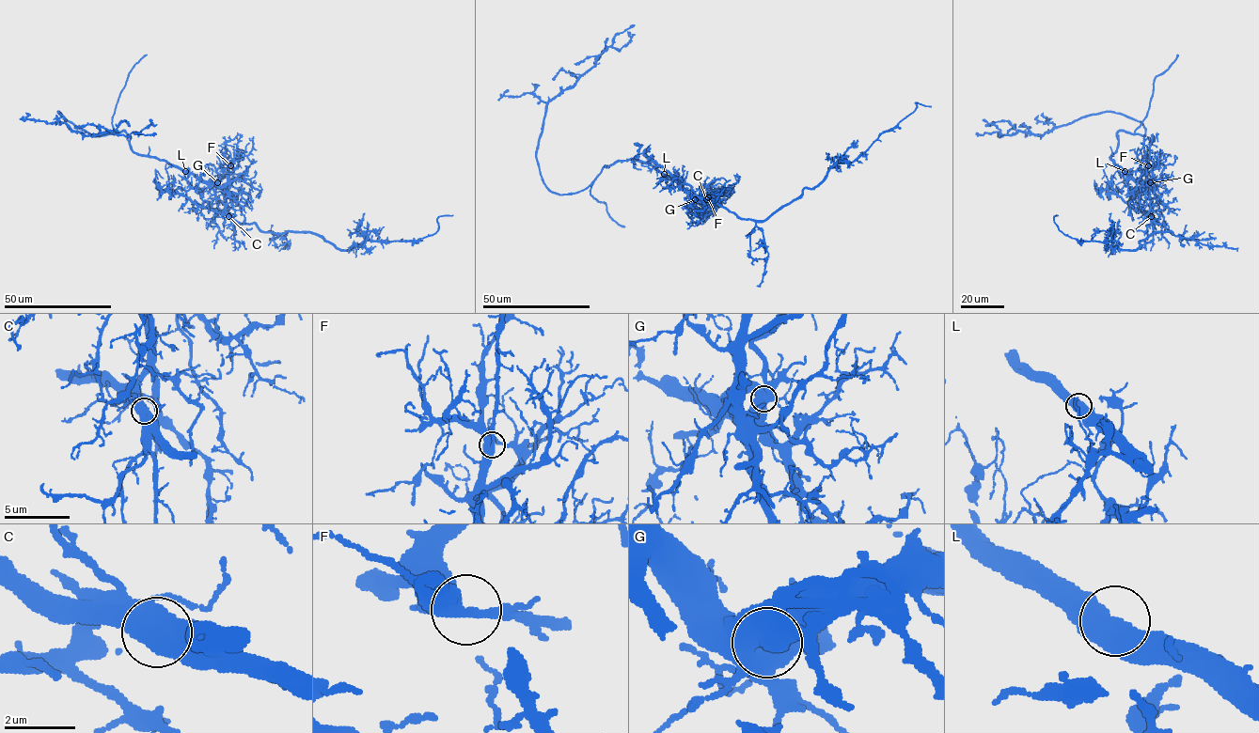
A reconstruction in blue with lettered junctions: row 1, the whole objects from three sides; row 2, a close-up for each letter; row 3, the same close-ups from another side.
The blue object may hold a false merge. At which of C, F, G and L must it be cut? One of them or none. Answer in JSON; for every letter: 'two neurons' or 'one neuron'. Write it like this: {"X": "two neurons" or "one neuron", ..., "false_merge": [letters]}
{"C": "two neurons", "F": "one neuron", "G": "one neuron", "L": "one neuron", "false_merge": ["C"]}

